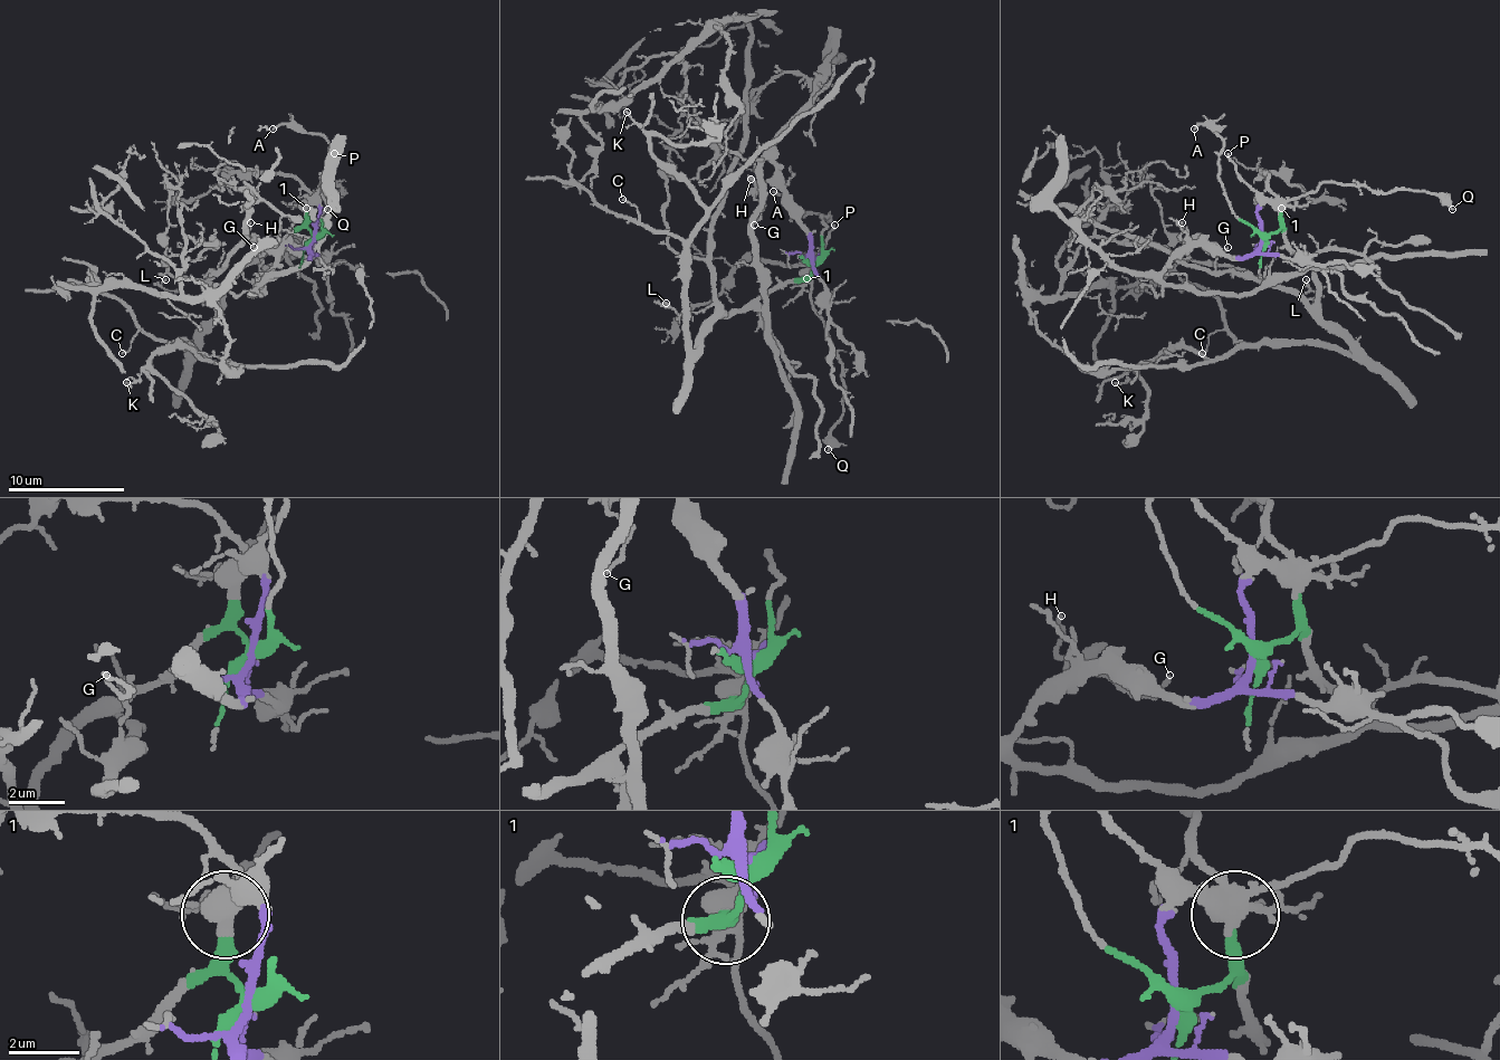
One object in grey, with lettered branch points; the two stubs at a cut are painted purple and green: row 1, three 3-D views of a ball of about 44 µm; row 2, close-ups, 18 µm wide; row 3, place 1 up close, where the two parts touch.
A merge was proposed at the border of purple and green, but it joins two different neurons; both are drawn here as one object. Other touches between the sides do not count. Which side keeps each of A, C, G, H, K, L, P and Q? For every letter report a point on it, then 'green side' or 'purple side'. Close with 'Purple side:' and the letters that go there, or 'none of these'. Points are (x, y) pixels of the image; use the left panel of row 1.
A: at (273, 129); green side
C: at (122, 353); green side
G: at (254, 247); purple side
H: at (250, 222); purple side
K: at (126, 382); green side
L: at (165, 279); green side
P: at (334, 153); purple side
Q: at (327, 209); green side
Purple side: G, H, P

